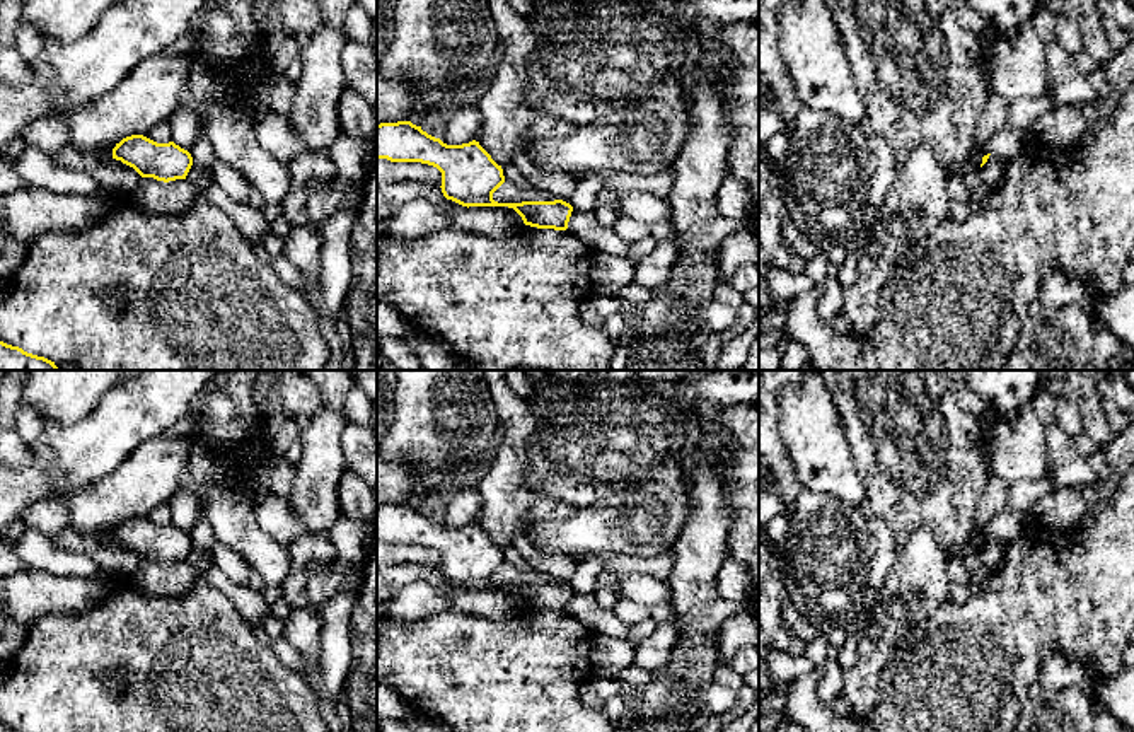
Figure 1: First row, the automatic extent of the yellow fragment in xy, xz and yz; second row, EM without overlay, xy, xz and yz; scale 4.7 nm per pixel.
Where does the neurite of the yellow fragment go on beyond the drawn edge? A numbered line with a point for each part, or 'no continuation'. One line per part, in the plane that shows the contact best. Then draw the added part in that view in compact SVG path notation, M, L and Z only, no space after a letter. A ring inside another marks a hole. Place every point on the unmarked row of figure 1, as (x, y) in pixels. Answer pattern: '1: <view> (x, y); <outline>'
no continuation

